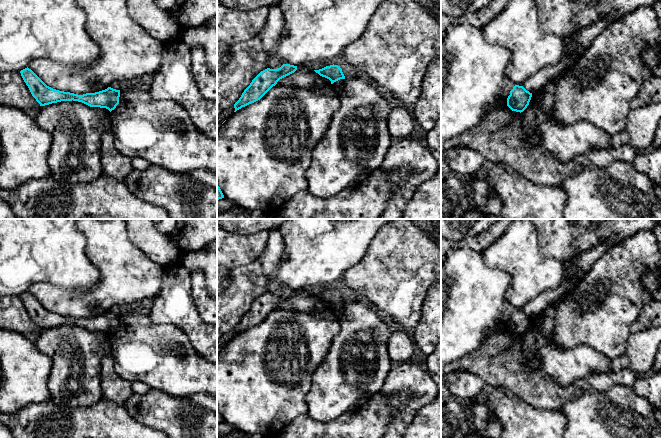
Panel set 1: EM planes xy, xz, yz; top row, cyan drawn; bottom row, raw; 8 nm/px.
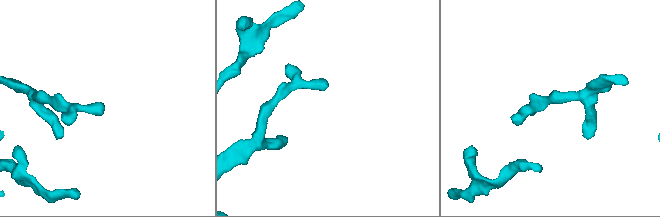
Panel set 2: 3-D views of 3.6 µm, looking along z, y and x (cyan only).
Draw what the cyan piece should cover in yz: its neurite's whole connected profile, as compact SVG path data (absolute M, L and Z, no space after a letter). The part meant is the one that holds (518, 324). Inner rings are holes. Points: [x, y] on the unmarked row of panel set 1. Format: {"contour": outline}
{"contour": "M515 309L507 322L507 330L516 336L523 336L531 324L532 317L523 310Z"}

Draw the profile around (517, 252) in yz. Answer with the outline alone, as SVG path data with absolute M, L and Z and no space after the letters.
M514 219L501 238L482 254L487 267L511 276L506 301L519 310L540 294L558 287L566 273L563 261L541 253L539 233L532 219Z

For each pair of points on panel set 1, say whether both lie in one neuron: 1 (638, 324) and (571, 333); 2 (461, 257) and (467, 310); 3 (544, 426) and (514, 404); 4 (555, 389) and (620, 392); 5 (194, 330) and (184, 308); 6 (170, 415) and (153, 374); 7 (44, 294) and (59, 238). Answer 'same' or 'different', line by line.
1: different
2: same
3: same
4: different
5: same
6: different
7: different

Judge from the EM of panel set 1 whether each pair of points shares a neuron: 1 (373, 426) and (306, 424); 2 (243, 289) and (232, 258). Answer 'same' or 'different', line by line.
1: same
2: different

